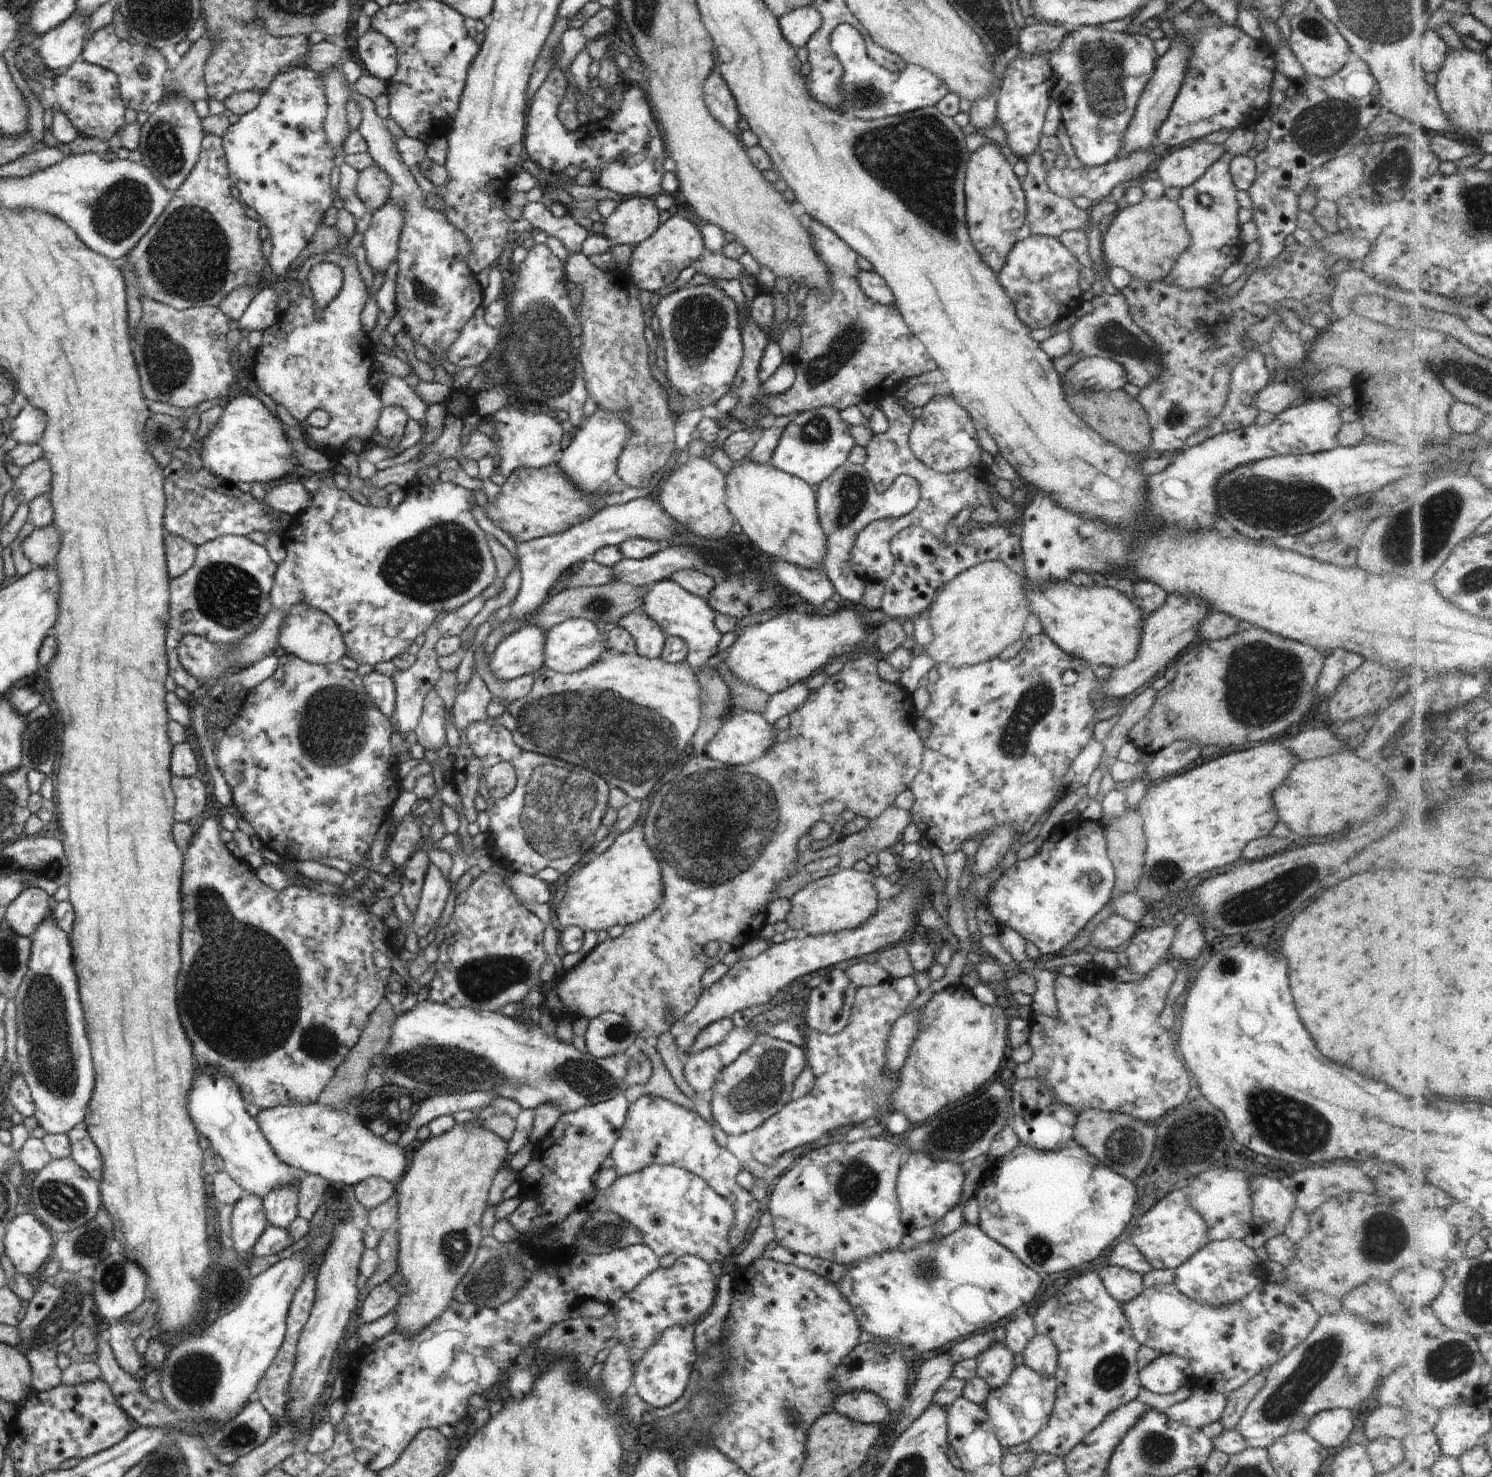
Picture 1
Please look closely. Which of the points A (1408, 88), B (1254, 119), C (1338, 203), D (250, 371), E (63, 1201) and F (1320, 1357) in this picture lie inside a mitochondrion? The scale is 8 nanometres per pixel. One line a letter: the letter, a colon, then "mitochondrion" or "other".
A: other
B: other
C: other
D: other
E: mitochondrion
F: mitochondrion

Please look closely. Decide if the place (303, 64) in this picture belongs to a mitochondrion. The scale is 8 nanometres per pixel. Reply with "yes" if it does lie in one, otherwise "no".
no

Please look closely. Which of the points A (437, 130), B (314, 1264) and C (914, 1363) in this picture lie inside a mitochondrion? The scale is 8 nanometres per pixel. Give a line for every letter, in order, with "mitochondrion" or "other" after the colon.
A: other
B: other
C: other

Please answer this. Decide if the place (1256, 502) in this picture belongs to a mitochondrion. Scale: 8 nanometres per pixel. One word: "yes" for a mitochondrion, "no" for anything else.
yes

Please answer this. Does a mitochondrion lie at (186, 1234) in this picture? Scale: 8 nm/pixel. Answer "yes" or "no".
no

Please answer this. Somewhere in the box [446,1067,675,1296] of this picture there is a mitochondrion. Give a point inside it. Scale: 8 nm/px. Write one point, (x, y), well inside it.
(607, 1234)

